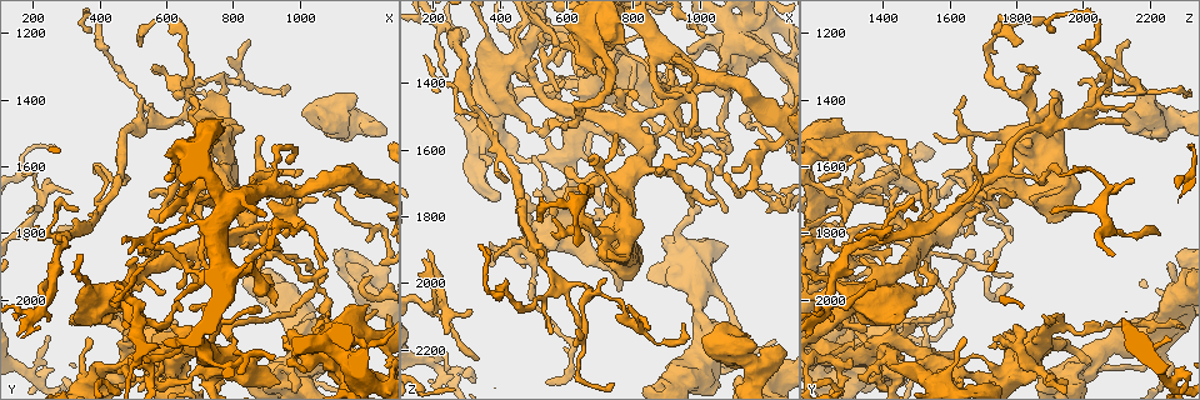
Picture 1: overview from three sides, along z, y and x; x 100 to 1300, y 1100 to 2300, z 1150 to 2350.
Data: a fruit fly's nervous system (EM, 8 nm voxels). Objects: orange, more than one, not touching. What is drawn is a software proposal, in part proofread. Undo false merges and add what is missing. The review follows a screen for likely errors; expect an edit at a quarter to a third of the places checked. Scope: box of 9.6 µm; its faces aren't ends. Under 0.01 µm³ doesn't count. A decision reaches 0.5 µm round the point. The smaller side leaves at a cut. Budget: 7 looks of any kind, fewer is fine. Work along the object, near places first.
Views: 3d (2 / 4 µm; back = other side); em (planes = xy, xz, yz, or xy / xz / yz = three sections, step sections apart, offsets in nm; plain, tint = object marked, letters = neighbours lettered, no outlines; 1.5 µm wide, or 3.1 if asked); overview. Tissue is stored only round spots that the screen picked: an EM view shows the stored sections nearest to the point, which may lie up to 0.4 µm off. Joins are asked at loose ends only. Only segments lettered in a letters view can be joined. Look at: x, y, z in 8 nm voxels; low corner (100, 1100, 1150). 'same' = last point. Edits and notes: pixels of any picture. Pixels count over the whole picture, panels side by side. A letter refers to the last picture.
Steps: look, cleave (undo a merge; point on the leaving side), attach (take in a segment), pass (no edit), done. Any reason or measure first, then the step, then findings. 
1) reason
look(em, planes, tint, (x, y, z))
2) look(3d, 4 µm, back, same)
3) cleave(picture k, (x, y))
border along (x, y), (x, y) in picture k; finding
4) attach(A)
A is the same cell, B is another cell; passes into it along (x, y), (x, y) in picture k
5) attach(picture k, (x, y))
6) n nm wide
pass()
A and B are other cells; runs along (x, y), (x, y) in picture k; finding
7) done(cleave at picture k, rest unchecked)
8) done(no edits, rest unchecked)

abrupt turn
look(3d, 2 µm, back, (460, 1950, 1240))

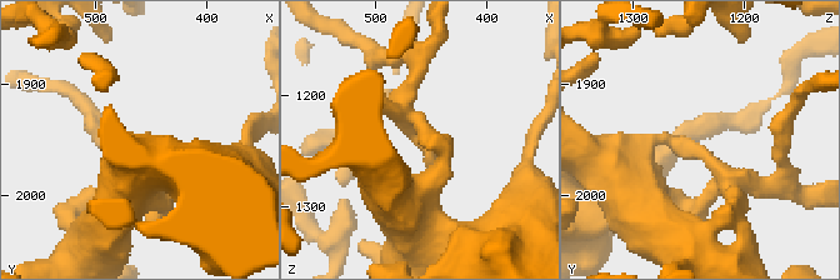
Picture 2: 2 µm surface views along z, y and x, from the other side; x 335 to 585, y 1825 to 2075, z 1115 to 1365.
look(em, planes, tint, same)

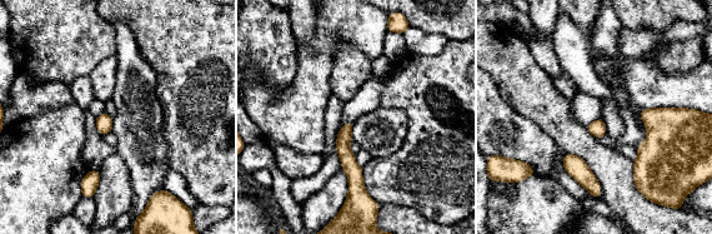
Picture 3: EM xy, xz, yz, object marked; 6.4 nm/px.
look(em, planes, letters, same)

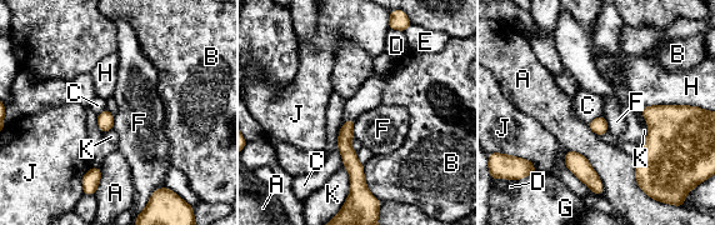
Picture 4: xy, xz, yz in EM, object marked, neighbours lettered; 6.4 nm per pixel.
pass()
A, B, C, D, E, F, G, H, J and K are other cells; runs along (350, 123), (346, 151), (364, 189) in picture 4; all the same neuron

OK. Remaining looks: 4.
free end
look(em, xy, step 8, letters, (390, 1600, 1670))

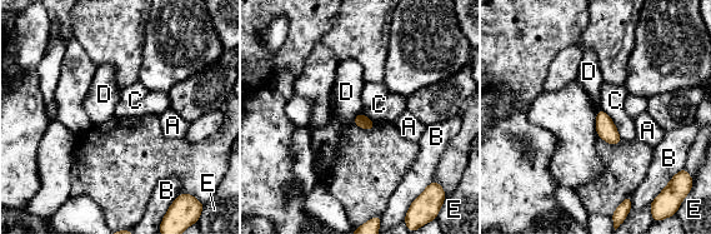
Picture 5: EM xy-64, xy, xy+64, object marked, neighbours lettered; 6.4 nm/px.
another direction
look(em, planes, letters, same)

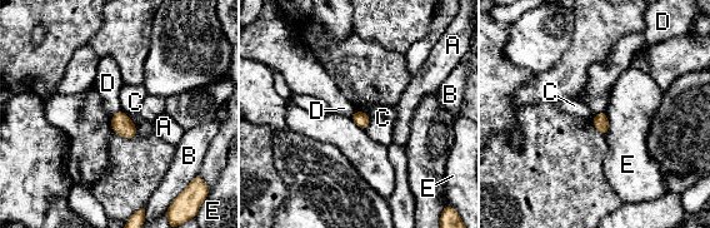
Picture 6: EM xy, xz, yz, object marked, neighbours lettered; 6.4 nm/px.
pass()
A, B, C, D and E are other cells; border along (604, 110), (591, 118) in picture 6; no lettered segment goes on from it

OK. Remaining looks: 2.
look(em, planes, plain, (380, 1610, 1930))

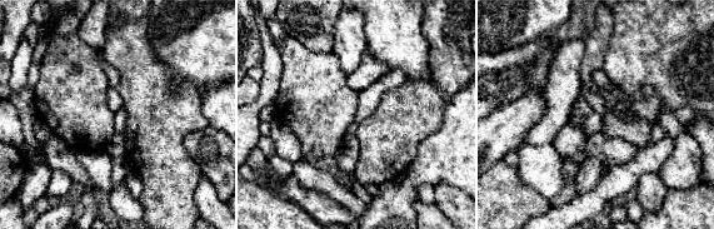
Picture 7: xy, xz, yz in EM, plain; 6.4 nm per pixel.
what lies round it
look(em, planes, letters, same)

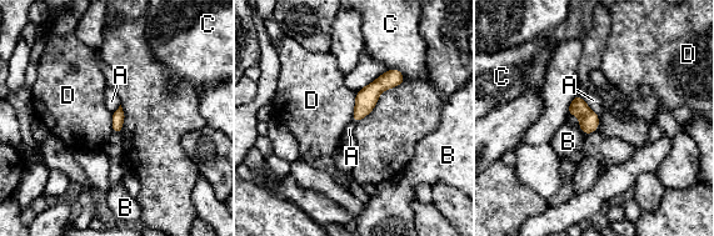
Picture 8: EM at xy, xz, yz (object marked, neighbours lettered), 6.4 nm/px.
pass()
A, B, C and D are other cells; border along (356, 93), (351, 119) in picture 8; no lettered segment goes on from it

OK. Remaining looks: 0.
done(no edits, rest unchecked)

